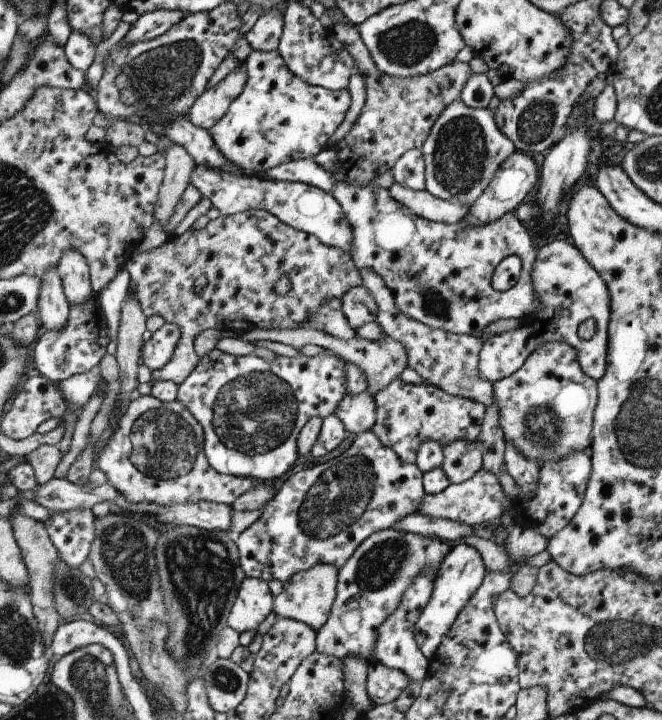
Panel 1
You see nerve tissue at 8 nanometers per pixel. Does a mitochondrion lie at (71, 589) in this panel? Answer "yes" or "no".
yes

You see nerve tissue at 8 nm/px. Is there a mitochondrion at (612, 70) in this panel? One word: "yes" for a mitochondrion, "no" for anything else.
no

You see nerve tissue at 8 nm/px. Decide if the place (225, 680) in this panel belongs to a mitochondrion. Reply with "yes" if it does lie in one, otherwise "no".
yes

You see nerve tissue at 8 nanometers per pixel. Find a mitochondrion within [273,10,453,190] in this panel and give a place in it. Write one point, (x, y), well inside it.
(405, 44)

